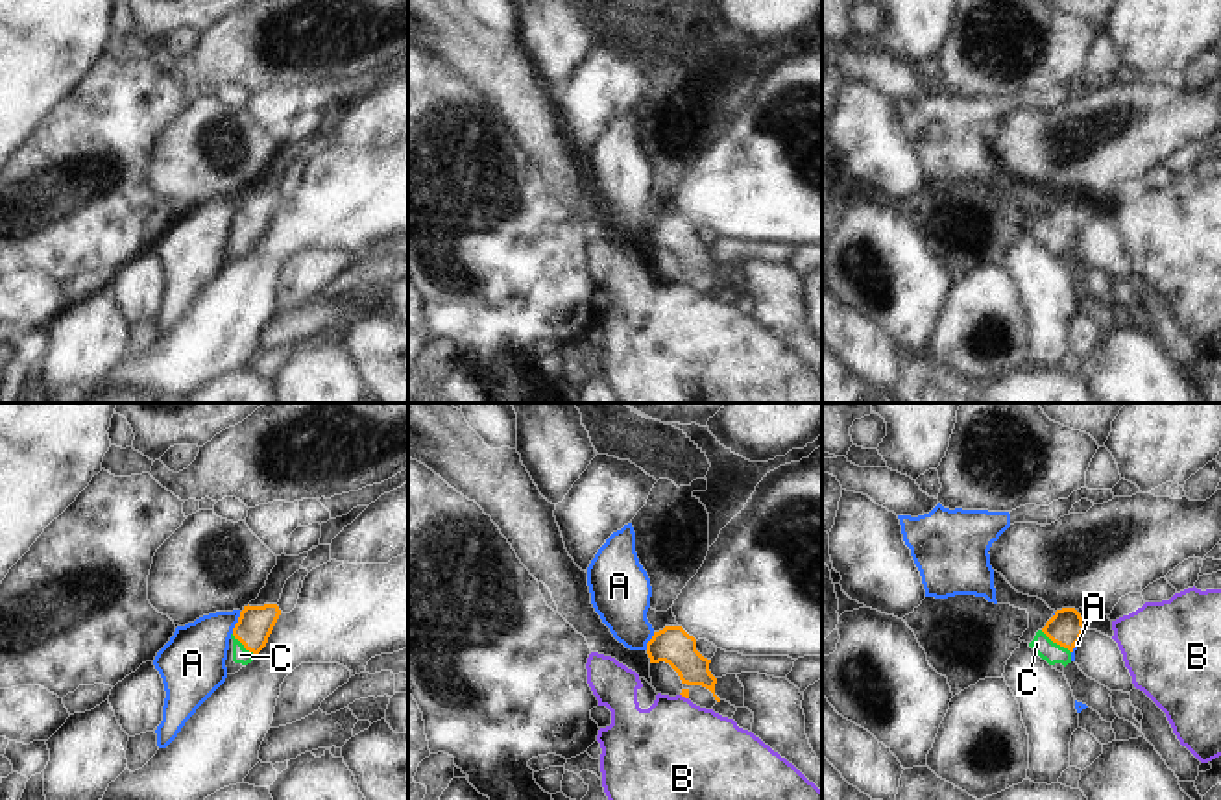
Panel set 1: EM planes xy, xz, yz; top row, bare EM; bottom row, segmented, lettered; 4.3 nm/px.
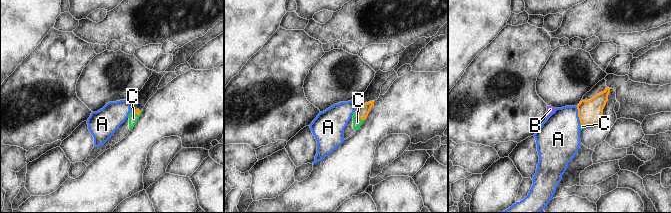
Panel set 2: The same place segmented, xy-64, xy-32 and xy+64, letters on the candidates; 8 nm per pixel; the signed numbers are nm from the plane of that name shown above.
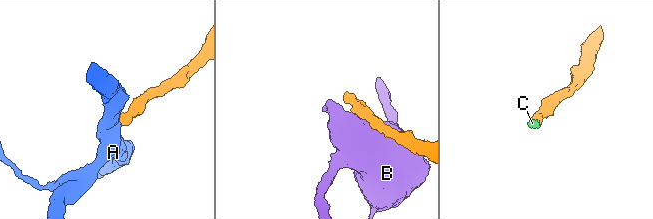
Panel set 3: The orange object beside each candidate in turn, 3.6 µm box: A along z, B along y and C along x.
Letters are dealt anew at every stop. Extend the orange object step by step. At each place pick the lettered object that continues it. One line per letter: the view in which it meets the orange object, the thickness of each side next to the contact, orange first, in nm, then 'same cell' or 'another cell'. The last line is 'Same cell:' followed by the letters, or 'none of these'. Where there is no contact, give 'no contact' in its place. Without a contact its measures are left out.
A: xy | 160/280 nm | another cell
B: xz | 30/440 nm | another cell
C: yz | 150/90 nm | same cell
Same cell: C

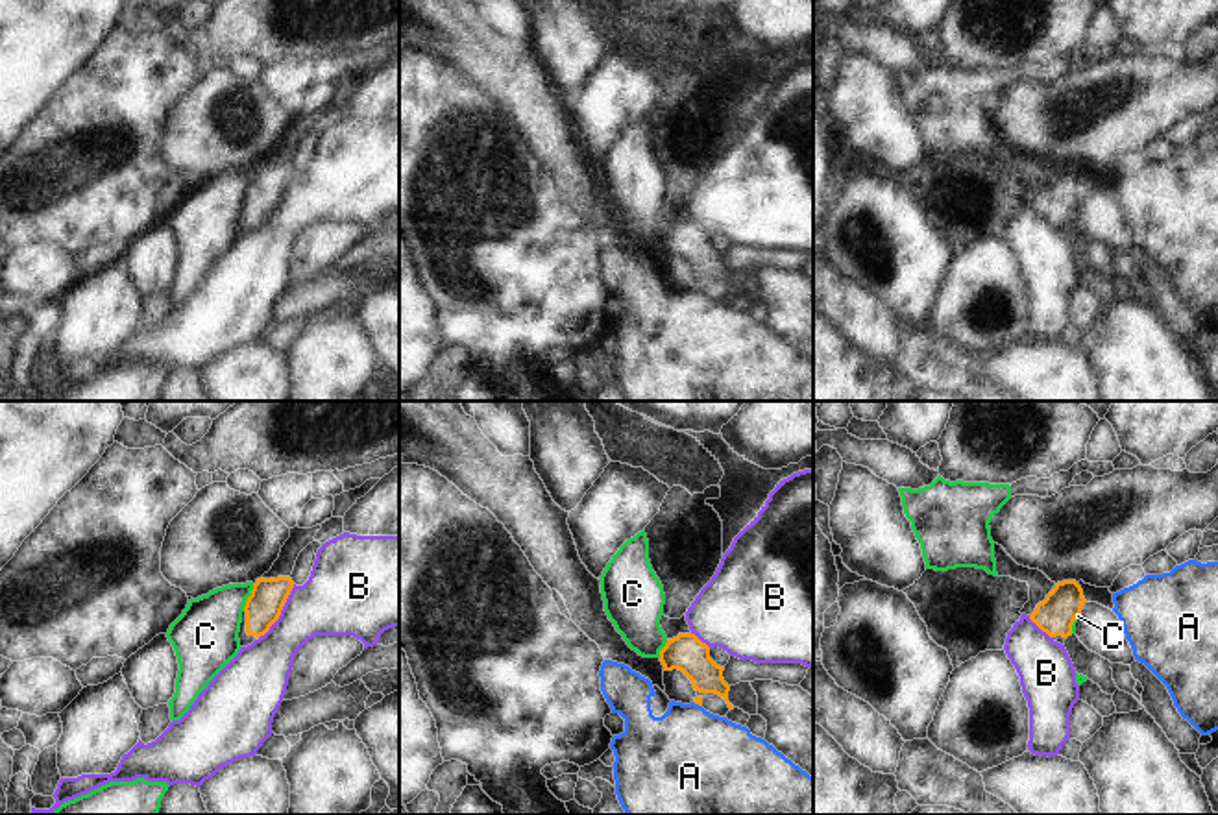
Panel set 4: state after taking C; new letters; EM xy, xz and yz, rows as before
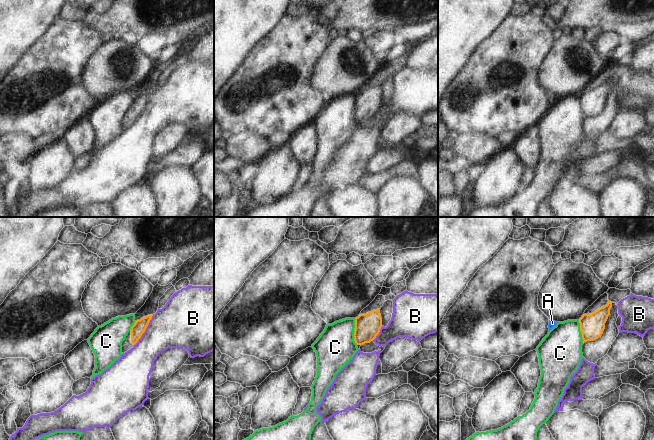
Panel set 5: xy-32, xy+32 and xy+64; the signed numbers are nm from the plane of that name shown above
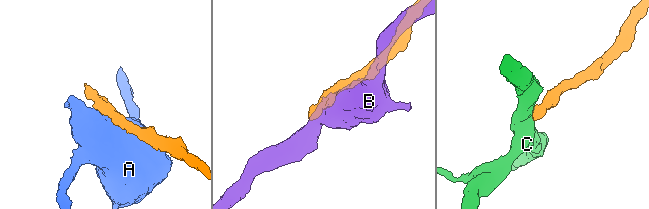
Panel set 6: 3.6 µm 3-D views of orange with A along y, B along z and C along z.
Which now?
A: xz | 30/440 nm | another cell
B: xy | 160/300 nm | another cell
C: xy | 160/280 nm | another cell
Same cell: none of these

